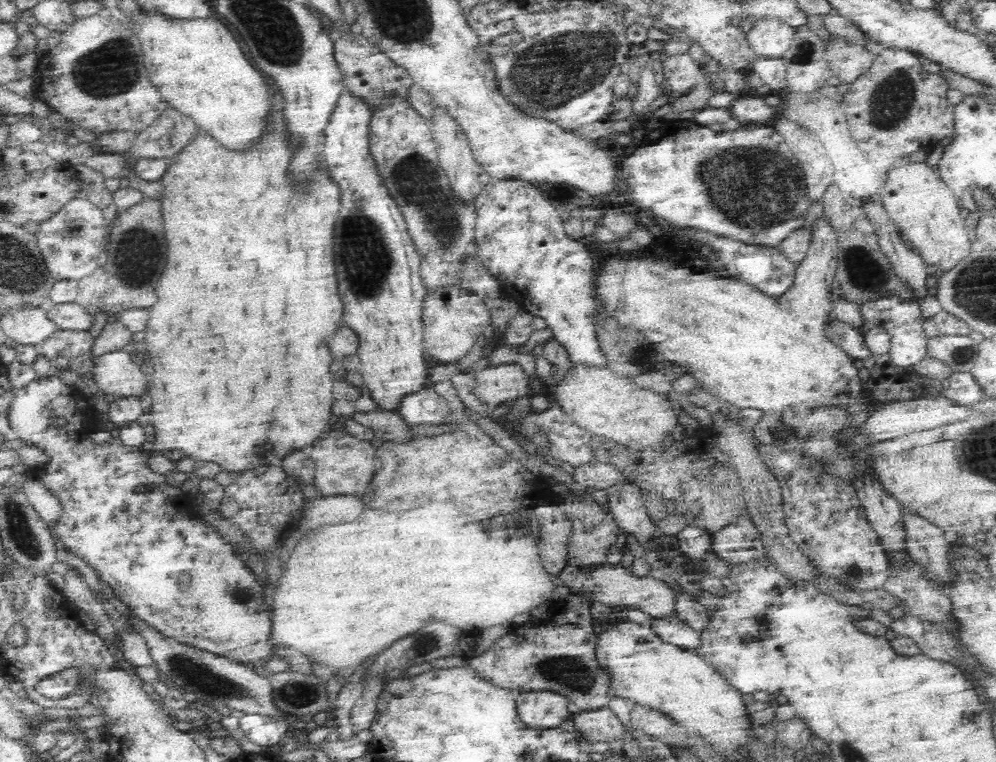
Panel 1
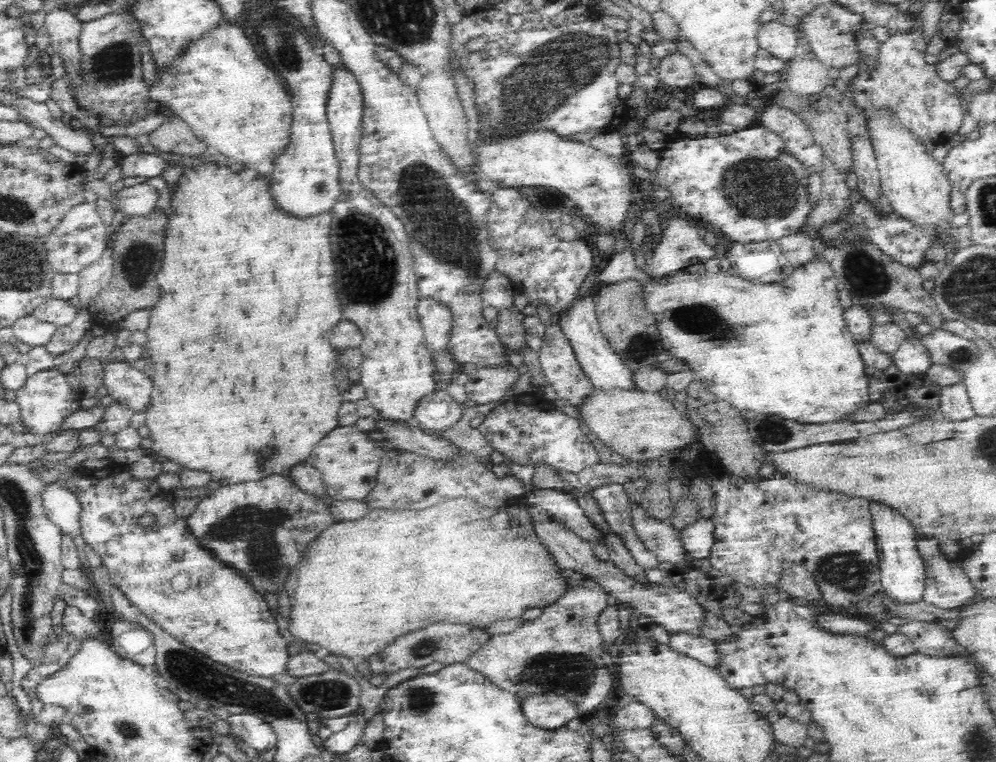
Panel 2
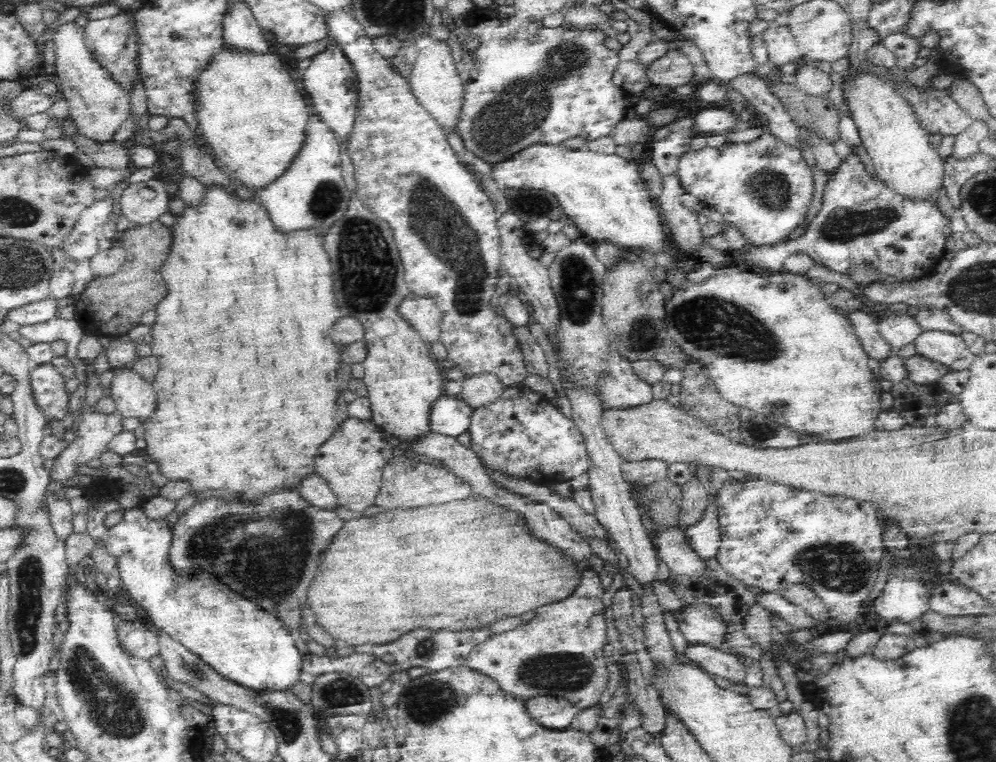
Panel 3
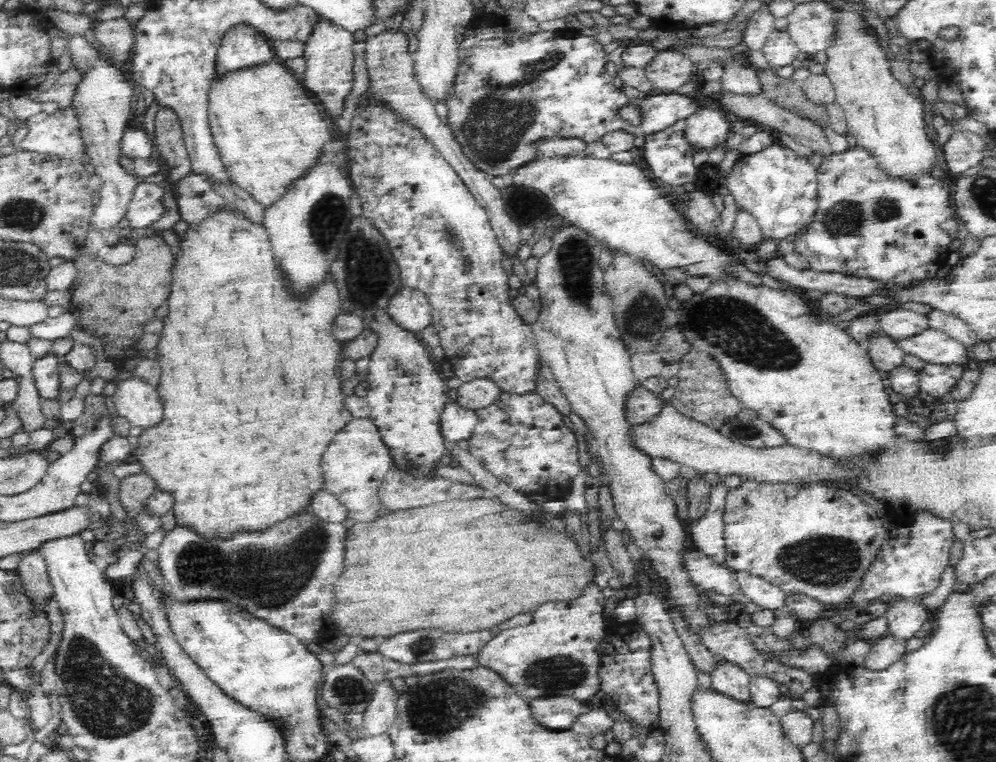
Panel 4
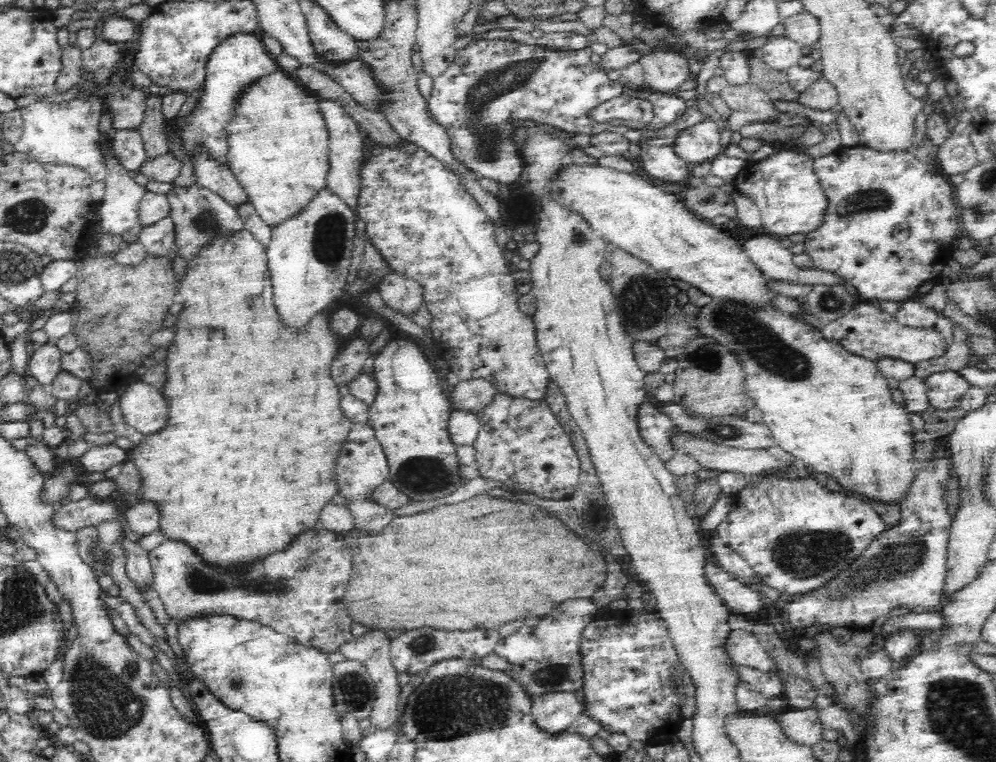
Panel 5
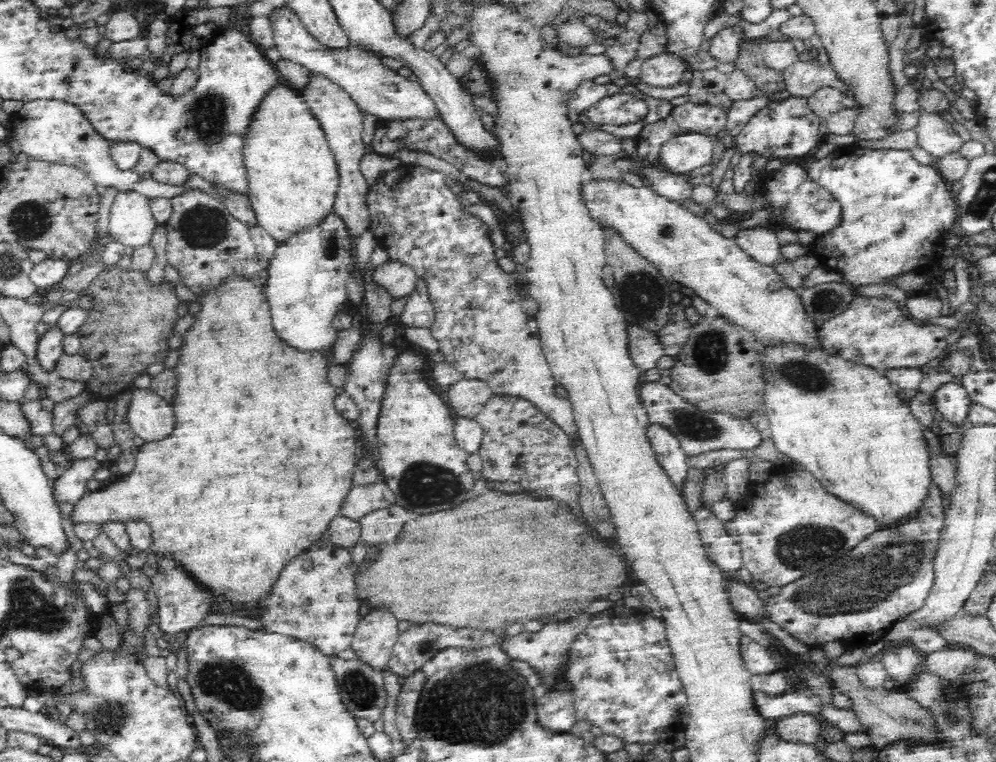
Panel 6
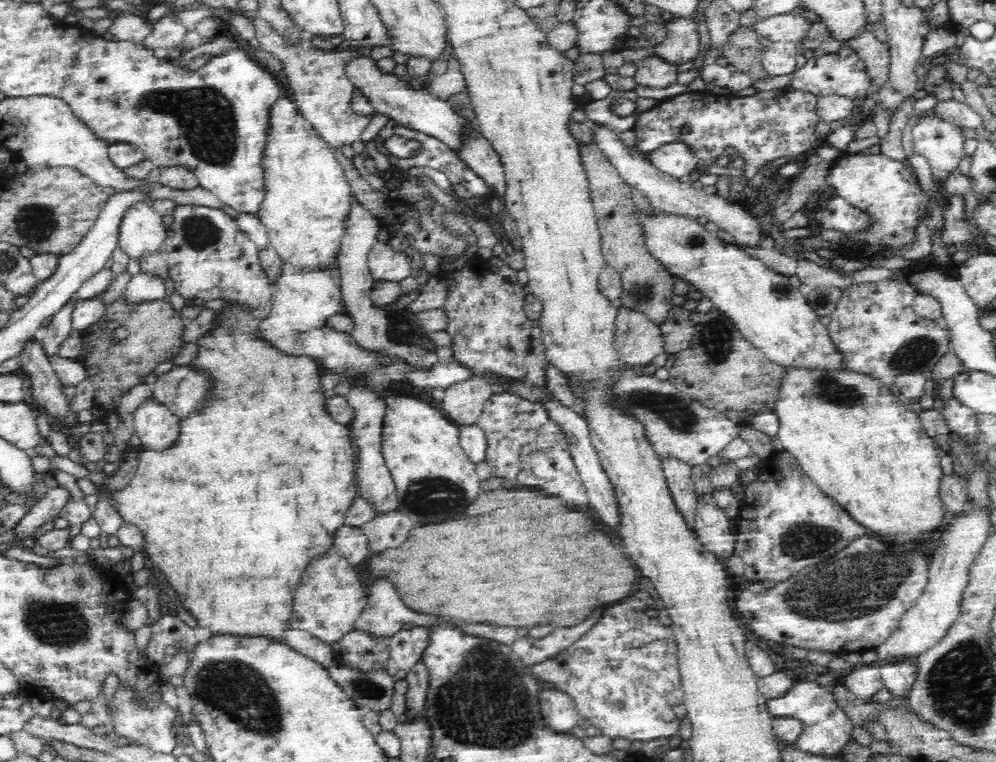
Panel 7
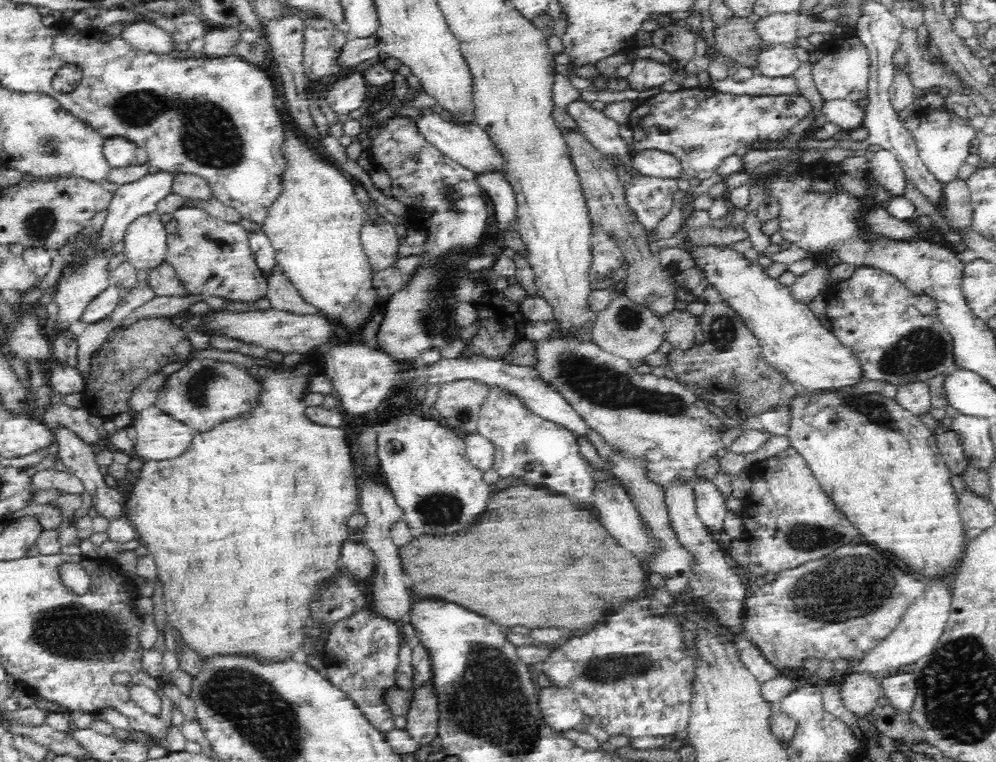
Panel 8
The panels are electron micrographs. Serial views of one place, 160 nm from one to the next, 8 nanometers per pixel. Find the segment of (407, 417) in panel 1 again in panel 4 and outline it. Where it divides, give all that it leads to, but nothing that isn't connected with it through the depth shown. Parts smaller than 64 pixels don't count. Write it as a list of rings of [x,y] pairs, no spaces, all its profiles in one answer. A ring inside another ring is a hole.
[[[456,401],[447,402],[439,416],[440,432],[446,445],[457,443],[472,434],[478,422],[477,411],[460,406]]]

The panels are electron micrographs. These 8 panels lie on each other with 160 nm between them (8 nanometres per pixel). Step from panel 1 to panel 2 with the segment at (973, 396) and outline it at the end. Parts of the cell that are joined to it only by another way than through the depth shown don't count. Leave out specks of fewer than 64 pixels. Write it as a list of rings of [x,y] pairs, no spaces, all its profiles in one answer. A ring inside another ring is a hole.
[[[964,380],[941,386],[939,410],[941,418],[950,420],[969,419],[975,415]]]

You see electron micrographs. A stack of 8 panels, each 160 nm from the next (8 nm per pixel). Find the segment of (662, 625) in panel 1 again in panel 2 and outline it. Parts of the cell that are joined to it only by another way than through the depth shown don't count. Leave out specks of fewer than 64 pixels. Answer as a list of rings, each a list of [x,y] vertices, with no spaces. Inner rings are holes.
[[[671,632],[668,634],[668,644],[679,653],[700,660],[706,665],[717,666],[715,641],[688,632]]]

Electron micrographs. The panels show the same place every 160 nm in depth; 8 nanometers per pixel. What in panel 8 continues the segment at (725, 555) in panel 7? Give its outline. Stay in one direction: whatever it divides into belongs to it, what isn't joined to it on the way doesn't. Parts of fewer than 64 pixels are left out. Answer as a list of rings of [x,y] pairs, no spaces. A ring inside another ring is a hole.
[[[704,478],[694,479],[694,494],[698,516],[718,542],[724,532],[724,520],[729,511],[722,495],[710,480]]]

